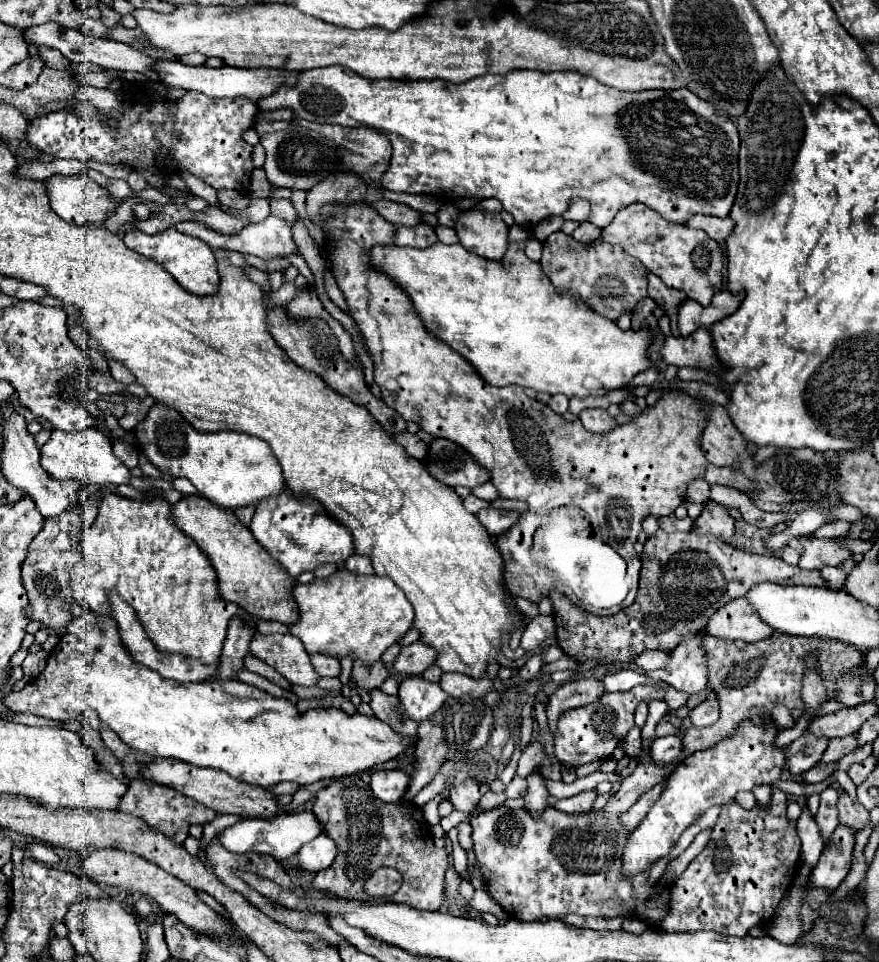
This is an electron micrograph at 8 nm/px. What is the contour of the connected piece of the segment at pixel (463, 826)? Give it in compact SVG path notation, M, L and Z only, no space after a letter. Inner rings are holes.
M462 822L456 826L458 830L458 841L460 846L465 850L473 850L473 841L471 838L472 827L468 822Z

